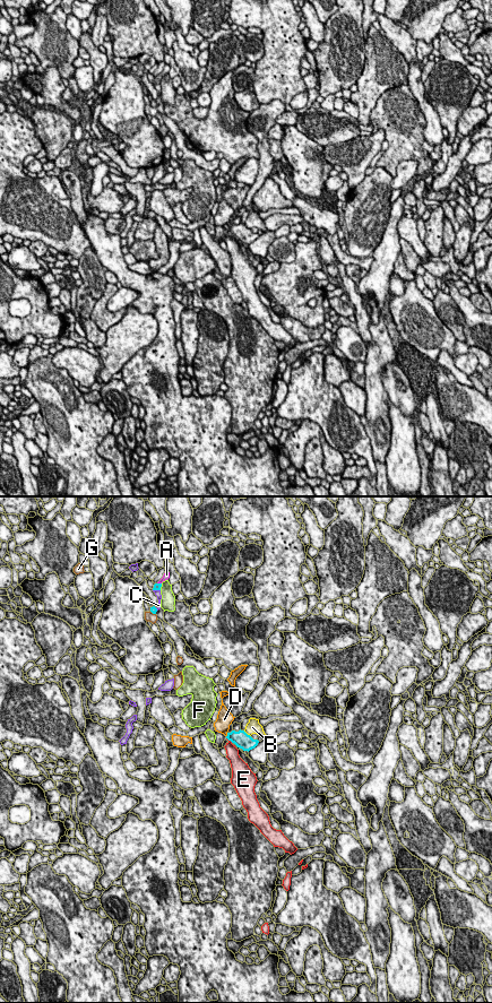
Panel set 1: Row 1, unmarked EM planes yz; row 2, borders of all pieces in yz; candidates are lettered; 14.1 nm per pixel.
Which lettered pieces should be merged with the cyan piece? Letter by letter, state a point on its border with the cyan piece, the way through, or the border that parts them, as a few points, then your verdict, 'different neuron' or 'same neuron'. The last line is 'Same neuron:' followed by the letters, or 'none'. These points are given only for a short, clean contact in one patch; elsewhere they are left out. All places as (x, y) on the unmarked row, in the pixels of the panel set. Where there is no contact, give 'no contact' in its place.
A: meets cyan in yz at (160, 77); runs through yz (157, 79), (160, 77), (166, 68); same neuron
B: meets cyan in yz at (246, 226); different neuron
C: meets cyan in yz at (156, 83); different neuron
D: meets cyan in yz at (227, 228); border along yz (227, 226), (226, 230); different neuron
E: meets cyan in yz at (230, 233); different neuron
F: meets cyan in yz at (161, 79); different neuron
G: meets cyan in yz at (153, 106); different neuron
Same neuron: A

